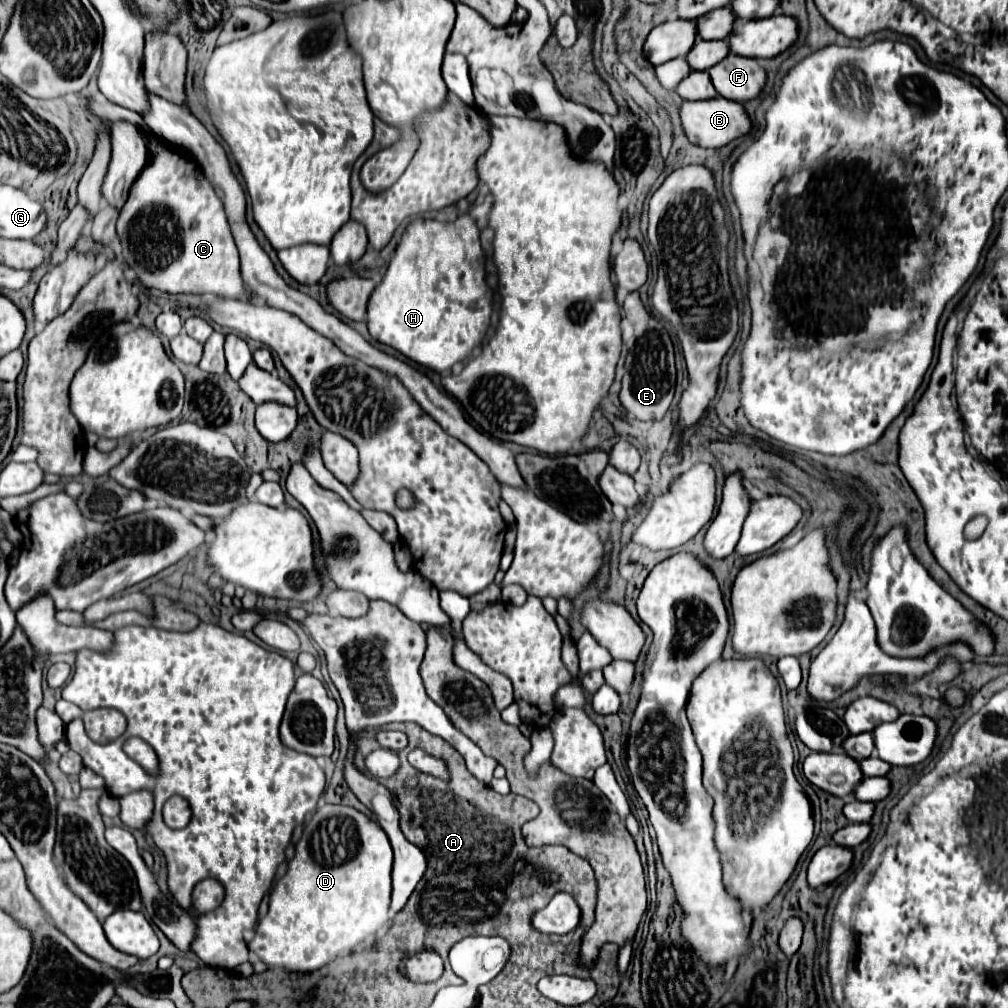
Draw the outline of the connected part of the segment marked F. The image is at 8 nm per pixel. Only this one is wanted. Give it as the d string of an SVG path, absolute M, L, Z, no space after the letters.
M730 53L708 71L718 95L740 103L758 97L768 79L766 69L756 59L738 53Z

